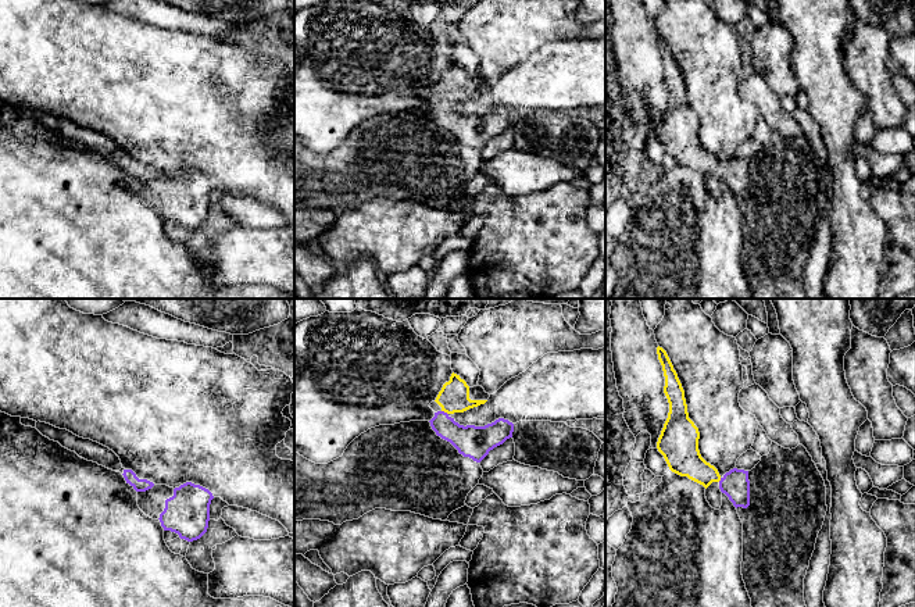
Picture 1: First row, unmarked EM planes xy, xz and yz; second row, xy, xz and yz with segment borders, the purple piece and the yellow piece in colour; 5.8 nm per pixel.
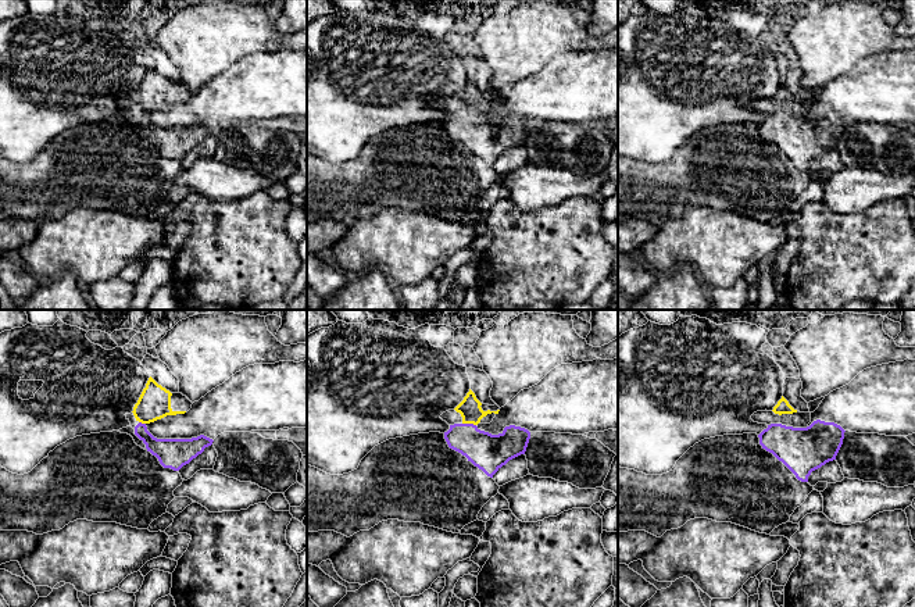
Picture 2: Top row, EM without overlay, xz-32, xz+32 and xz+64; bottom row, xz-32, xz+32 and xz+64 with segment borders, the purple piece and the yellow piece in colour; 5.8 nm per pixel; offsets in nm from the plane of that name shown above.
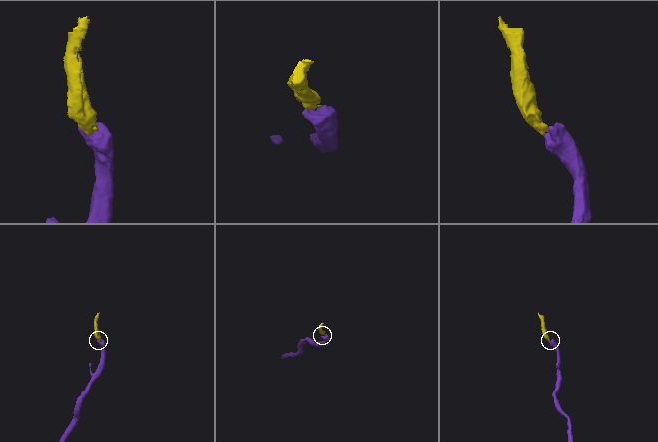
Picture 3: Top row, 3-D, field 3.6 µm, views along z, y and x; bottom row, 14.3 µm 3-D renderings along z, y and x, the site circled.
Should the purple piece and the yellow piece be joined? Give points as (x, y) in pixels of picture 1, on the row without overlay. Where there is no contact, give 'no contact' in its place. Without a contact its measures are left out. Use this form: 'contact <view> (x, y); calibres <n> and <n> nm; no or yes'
contact xz (443, 100); calibres 190 and 180 nm; yes

